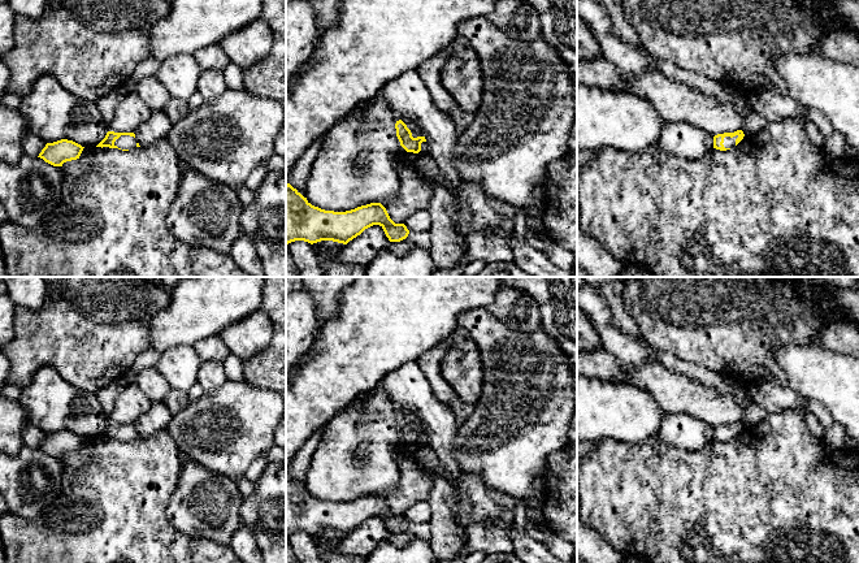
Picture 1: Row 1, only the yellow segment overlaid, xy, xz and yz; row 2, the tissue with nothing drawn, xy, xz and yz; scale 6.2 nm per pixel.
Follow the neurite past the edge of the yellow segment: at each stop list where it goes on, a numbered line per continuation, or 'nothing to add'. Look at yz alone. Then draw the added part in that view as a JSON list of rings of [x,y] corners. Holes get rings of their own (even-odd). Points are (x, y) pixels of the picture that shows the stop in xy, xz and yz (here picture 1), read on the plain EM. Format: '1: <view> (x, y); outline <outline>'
1: yz (729, 433); outline [[[736,426],[736,428],[733,428],[733,429],[730,429],[730,428],[725,428],[724,429],[724,438],[725,439],[734,439],[736,438],[736,430],[738,429],[738,426]]]

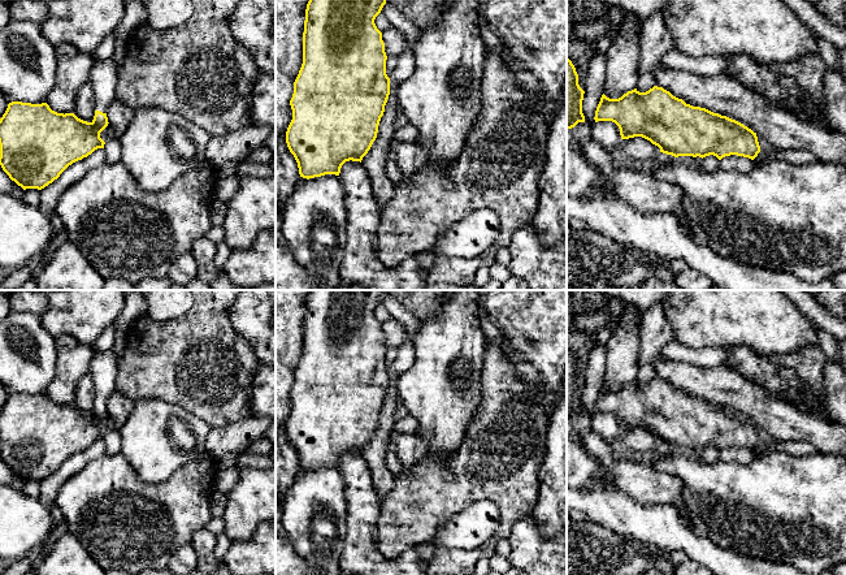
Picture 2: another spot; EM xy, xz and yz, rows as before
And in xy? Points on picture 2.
1: xy (104, 366); outline [[[113,350],[96,353],[90,363],[90,376],[95,384],[95,402],[107,405],[116,389],[118,358]]]

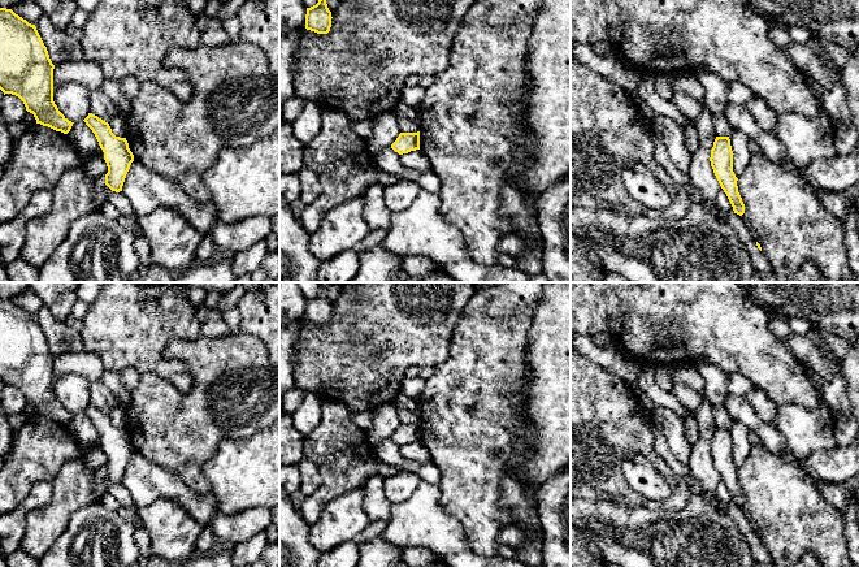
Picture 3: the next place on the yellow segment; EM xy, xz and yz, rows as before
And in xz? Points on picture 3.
nothing to add

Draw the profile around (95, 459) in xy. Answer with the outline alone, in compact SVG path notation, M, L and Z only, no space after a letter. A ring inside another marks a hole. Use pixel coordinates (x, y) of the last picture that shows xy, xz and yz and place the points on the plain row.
M104 447L91 450L86 456L83 456L83 460L86 466L94 472L108 464L108 458Z

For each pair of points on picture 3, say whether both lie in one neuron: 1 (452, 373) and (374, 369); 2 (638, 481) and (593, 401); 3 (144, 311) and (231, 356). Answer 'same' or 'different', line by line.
1: different
2: different
3: different

